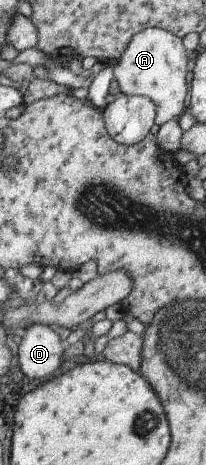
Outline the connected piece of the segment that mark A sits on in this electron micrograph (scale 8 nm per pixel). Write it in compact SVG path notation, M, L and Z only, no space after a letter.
M149 27L137 31L118 60L110 65L120 93L148 98L154 104L154 123L160 126L167 120L175 119L185 110L188 86L185 85L184 76L189 57L180 38L162 28Z

